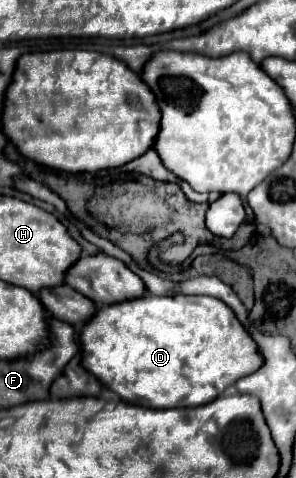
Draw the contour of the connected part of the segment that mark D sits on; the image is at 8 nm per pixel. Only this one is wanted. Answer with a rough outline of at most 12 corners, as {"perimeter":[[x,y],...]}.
{"perimeter":[[214,297],[102,307],[82,367],[126,403],[206,405],[262,365]]}

